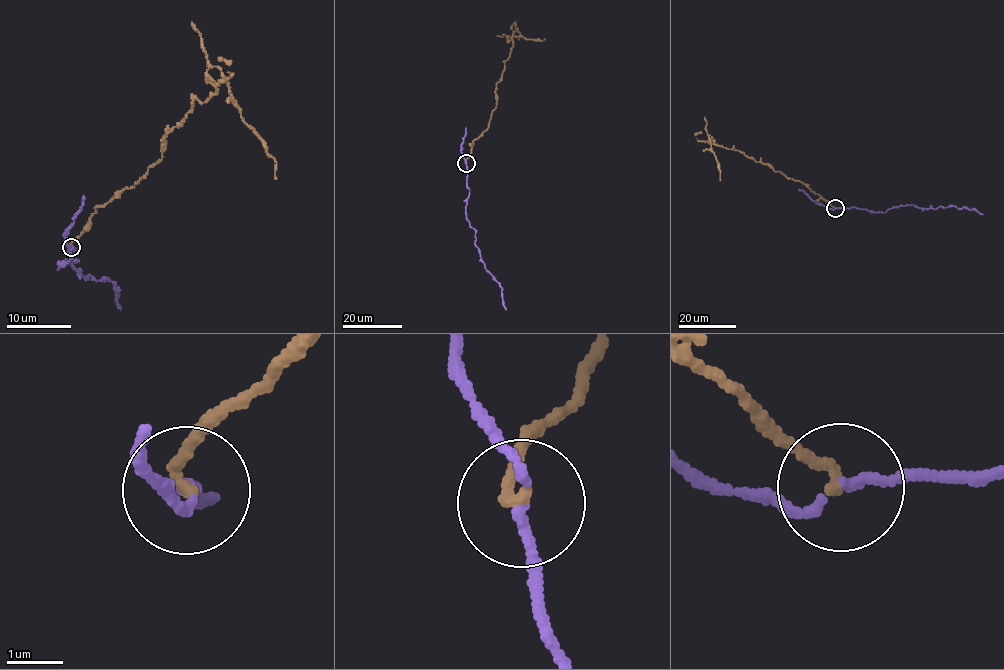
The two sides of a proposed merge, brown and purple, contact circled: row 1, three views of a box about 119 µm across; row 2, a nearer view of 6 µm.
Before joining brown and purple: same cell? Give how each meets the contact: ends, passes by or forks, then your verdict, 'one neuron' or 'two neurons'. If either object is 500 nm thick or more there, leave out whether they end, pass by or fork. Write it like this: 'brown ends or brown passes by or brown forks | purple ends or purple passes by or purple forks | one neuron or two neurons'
brown ends | purple passes by | two neurons

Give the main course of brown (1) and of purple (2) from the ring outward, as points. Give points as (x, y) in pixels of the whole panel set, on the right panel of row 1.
1: (835, 208), (800, 181), (787, 178), (733, 147), (716, 145), (710, 135), (720, 180)
2: (835, 208), (855, 207), (884, 213), (901, 206), (935, 209), (953, 205), (983, 214)

